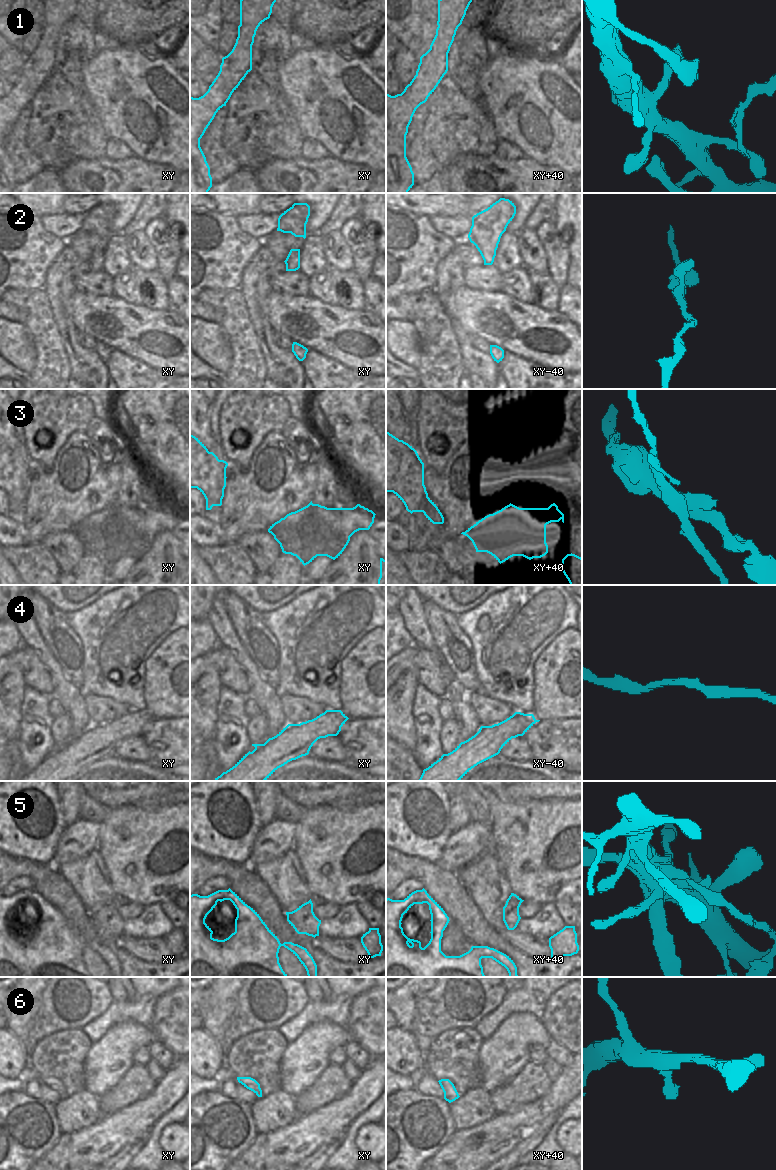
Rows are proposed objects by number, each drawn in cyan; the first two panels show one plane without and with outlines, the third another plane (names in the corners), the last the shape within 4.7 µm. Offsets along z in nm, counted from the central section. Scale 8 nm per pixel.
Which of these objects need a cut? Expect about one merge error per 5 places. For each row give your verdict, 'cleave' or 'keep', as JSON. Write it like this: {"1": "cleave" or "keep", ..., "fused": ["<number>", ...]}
{"1": "keep", "2": "keep", "3": "cleave", "4": "keep", "5": "cleave", "6": "keep", "fused": ["3", "5"]}

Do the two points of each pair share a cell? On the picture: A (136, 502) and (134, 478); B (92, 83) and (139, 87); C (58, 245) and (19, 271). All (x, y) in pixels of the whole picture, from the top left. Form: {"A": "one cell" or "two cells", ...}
{"A": "one cell", "B": "one cell", "C": "one cell"}

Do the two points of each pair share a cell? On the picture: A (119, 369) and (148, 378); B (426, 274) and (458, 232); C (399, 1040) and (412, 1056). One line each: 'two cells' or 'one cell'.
A: one cell
B: two cells
C: one cell

